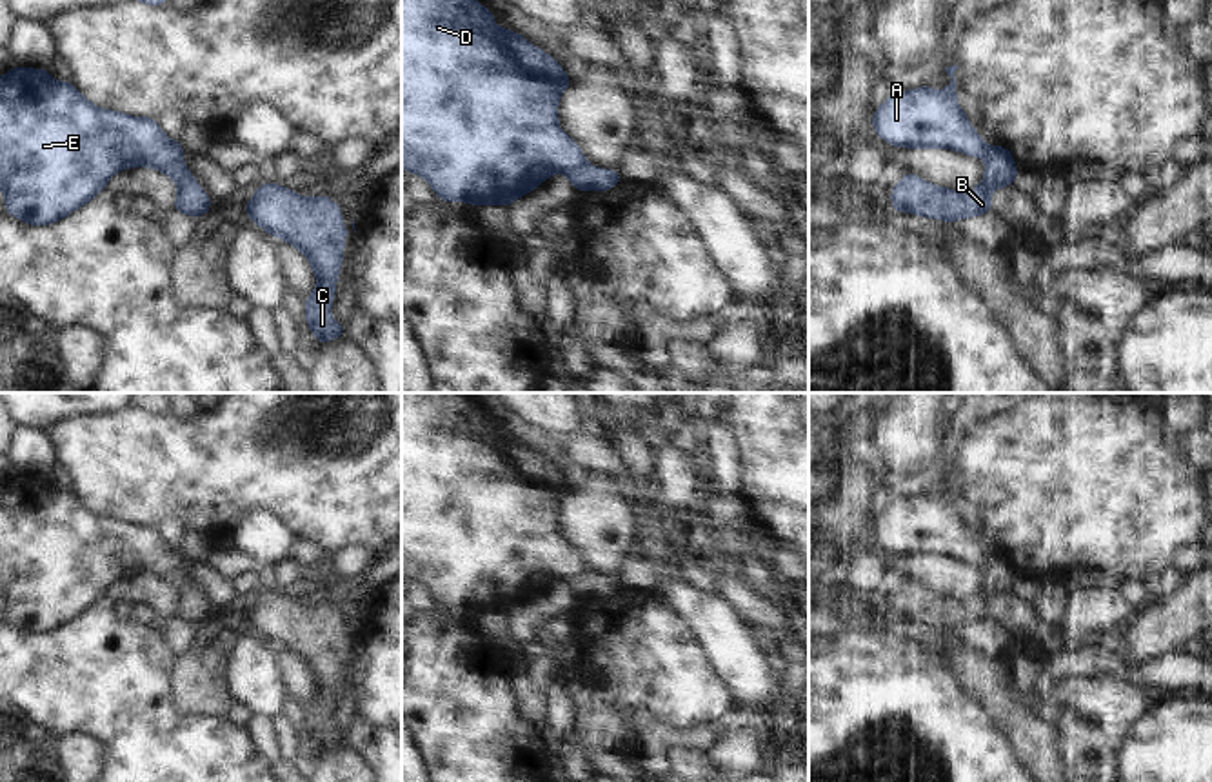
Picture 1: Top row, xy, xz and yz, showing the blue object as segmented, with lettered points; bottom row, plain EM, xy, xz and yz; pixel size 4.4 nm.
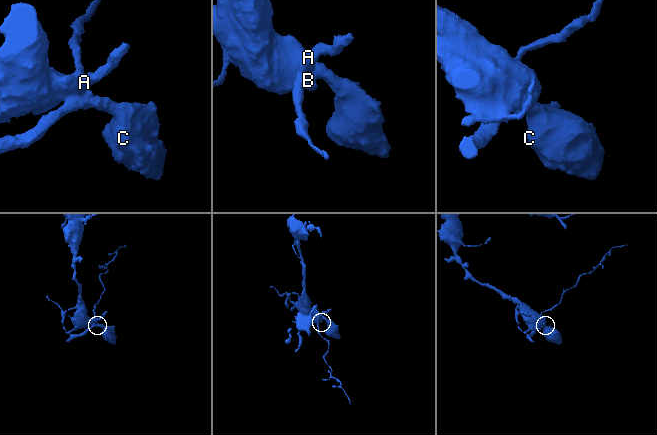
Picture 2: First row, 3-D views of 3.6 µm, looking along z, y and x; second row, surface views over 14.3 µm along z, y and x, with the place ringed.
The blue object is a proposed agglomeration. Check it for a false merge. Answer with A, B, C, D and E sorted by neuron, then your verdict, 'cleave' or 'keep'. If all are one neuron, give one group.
groups A D E / B C; cleave

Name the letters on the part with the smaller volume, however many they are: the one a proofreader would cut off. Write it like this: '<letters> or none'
B, C

